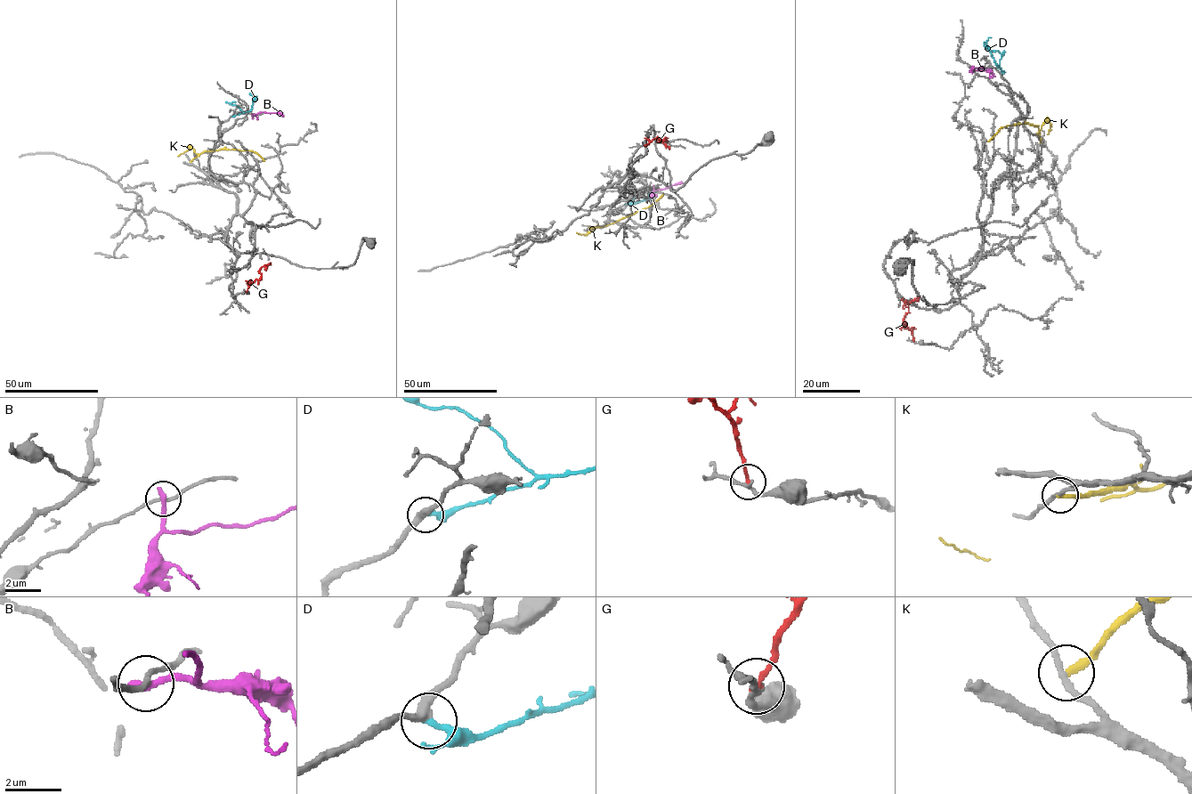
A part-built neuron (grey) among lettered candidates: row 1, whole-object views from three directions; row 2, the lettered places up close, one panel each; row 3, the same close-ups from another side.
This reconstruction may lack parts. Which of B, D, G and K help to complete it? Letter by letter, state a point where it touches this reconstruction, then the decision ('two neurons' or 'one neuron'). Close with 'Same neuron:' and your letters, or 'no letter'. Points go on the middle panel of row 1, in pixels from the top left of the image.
B: meets grey at (653, 187); two neurons
D: meets grey at (630, 203); one neuron
G: meets grey at (645, 145); two neurons
K: meets grey at (589, 228); two neurons
Same neuron: D

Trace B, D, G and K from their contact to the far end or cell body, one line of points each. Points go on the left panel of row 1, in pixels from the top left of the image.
B: (254, 114), (280, 113), (283, 117)
D: (231, 116), (250, 109), (254, 97), (250, 93)
G: (246, 292), (261, 277), (260, 269), (271, 263)
K: (190, 161), (205, 151), (220, 149), (254, 151), (264, 161)

